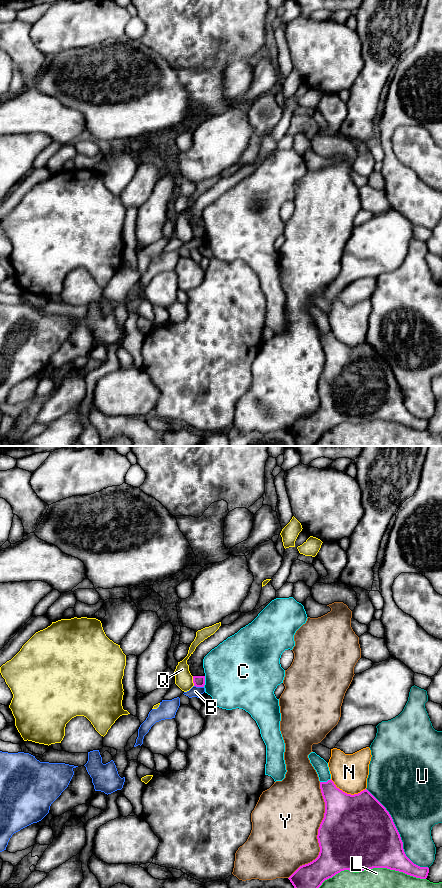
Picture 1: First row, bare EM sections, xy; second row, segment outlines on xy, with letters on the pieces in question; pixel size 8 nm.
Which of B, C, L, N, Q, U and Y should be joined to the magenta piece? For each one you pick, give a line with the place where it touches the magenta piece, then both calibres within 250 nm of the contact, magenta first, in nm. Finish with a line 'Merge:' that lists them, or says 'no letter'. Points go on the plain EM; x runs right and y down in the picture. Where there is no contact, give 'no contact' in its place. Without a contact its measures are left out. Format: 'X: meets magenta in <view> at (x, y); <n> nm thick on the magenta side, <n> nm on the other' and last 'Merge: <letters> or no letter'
Merge: no letter

